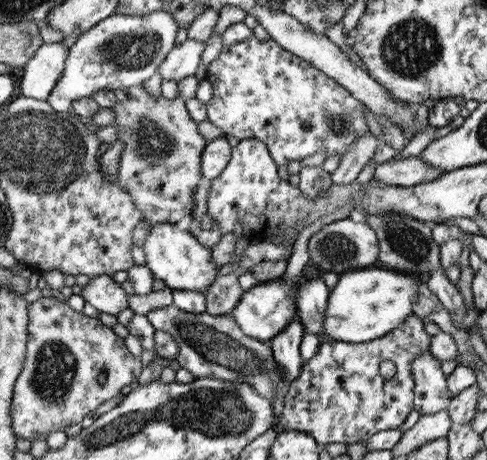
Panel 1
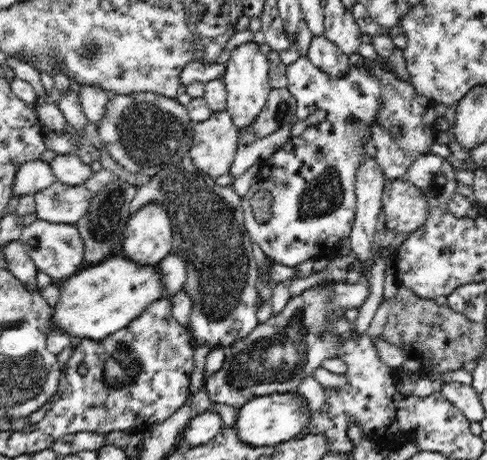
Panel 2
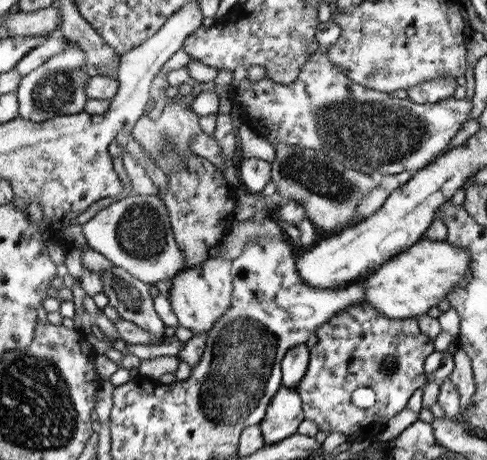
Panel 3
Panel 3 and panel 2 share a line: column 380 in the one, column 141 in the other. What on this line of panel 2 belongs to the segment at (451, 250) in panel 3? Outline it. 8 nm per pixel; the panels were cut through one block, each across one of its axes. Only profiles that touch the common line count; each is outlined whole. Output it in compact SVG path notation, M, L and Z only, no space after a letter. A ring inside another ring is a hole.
M122 254L114 258L102 260L100 264L92 264L92 268L80 270L68 280L58 282L60 302L52 308L52 318L48 322L50 332L60 330L68 336L104 340L110 334L126 328L134 318L156 300L162 300L162 280L156 272L156 266L138 266L132 260L126 260Z

